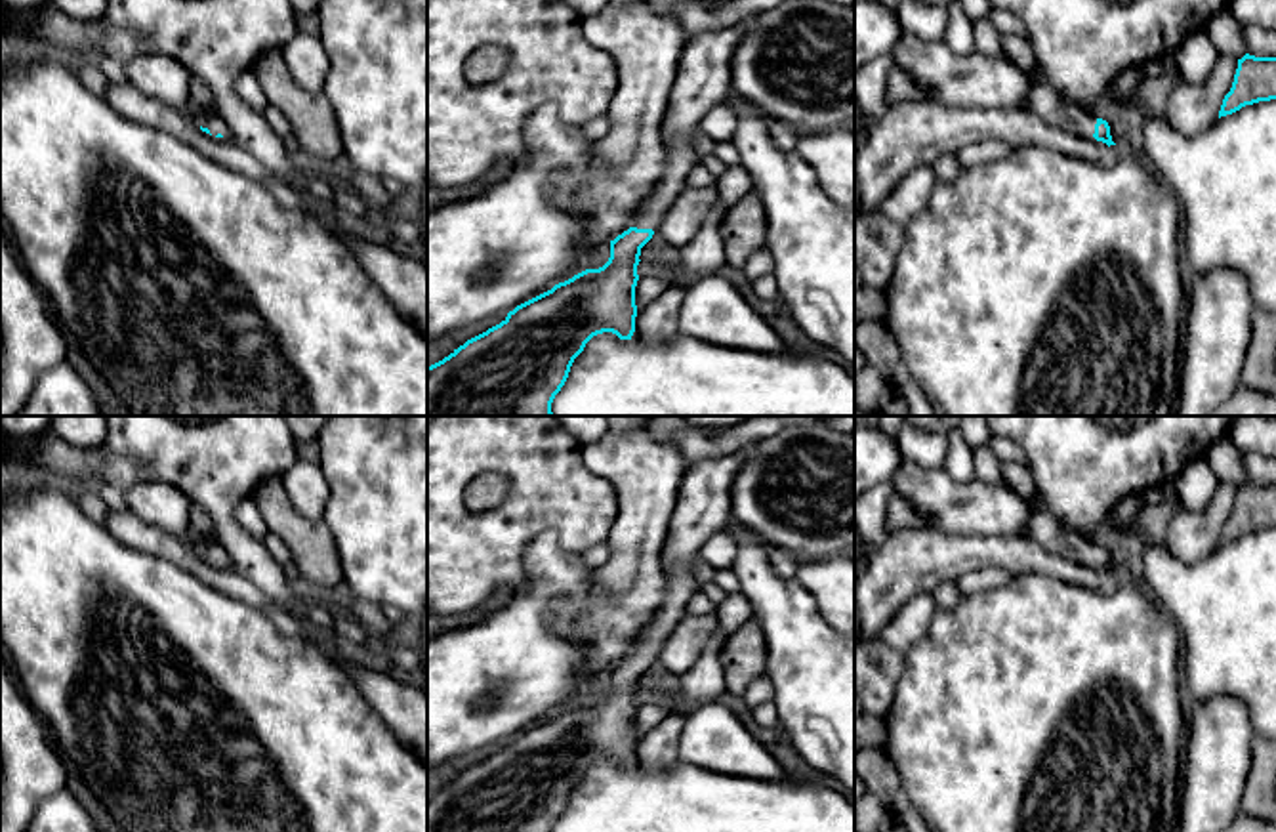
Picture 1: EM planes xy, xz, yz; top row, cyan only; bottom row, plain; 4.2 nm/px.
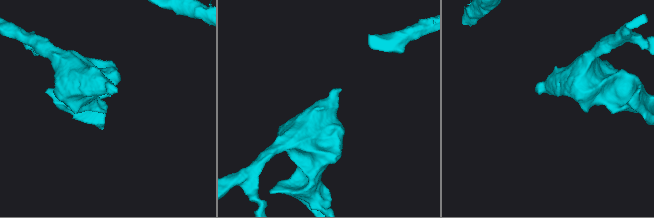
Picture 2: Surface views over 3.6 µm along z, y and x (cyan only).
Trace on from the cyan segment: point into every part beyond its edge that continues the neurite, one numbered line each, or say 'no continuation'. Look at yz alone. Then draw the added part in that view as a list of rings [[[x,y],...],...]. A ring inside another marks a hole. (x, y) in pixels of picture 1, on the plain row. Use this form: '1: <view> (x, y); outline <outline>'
1: yz (1042, 527); outline [[[1032,510],[1026,527],[1019,532],[1043,546],[1047,551],[1076,563],[1093,565],[1097,546],[1085,538],[1064,530],[1051,511]]]

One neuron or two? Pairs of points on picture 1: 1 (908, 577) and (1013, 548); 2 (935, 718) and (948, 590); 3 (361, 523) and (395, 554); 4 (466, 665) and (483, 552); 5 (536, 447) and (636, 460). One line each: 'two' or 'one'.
1: one
2: two
3: one
4: two
5: two

